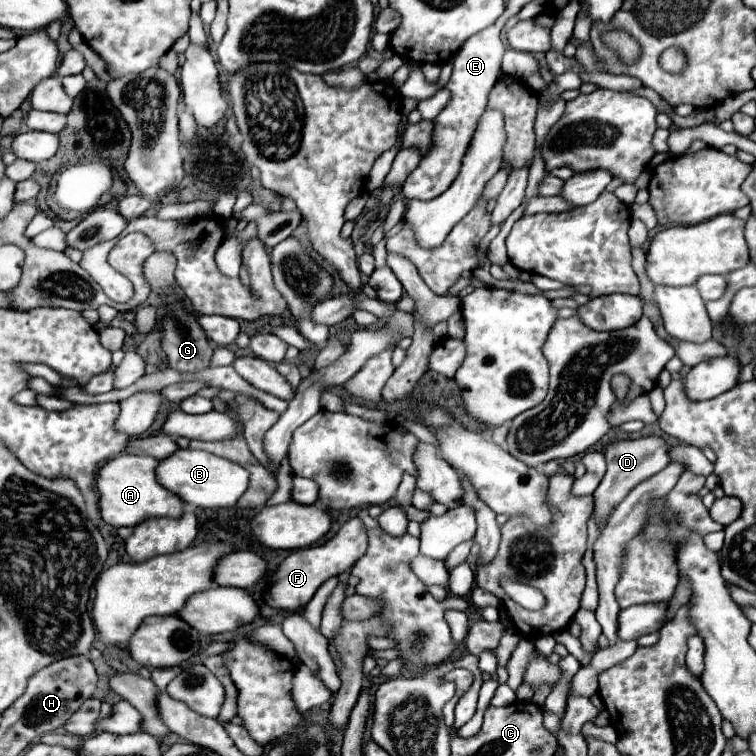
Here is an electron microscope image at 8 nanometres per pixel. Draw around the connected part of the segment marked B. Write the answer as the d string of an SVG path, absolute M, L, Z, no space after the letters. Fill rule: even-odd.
M175 451L169 459L161 459L157 469L155 469L157 481L167 489L177 493L185 503L195 505L195 507L209 507L209 509L219 509L219 507L231 507L243 493L249 483L249 471L245 467L221 459L213 453L207 451Z

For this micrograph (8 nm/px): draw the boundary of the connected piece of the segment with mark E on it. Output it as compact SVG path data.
M499 17L491 27L485 31L469 37L465 45L459 49L459 53L453 59L453 75L447 83L447 89L451 91L451 99L447 107L435 117L433 125L433 143L429 151L423 155L419 165L409 173L409 177L403 183L403 197L405 199L435 199L453 183L453 179L459 173L461 167L461 157L467 151L467 145L471 141L471 135L475 131L475 123L479 115L487 109L487 97L493 85L497 83L497 73L501 69L501 59L503 59L503 45L499 41L499 31L503 29L505 19Z

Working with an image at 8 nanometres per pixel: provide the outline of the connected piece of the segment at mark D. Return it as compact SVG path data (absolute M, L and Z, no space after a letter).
M657 435L651 437L641 437L635 441L617 441L615 445L611 445L605 453L605 461L607 461L607 473L601 481L601 485L597 487L597 491L593 493L595 505L593 505L593 519L597 529L601 529L607 523L607 517L617 509L617 503L621 503L621 499L625 499L625 495L629 495L629 491L645 481L647 477L659 473L663 467L667 467L671 463L671 445Z

